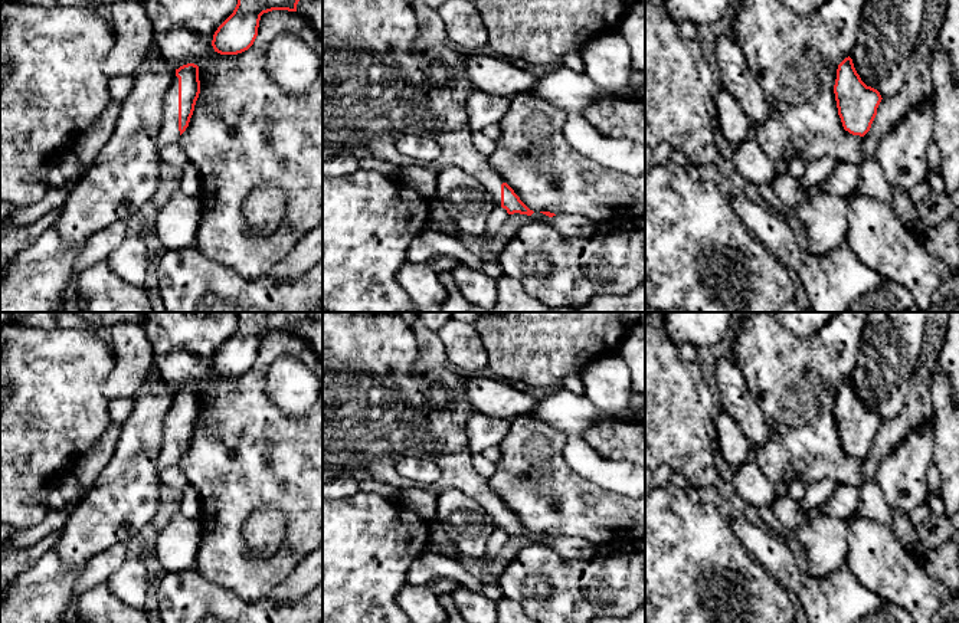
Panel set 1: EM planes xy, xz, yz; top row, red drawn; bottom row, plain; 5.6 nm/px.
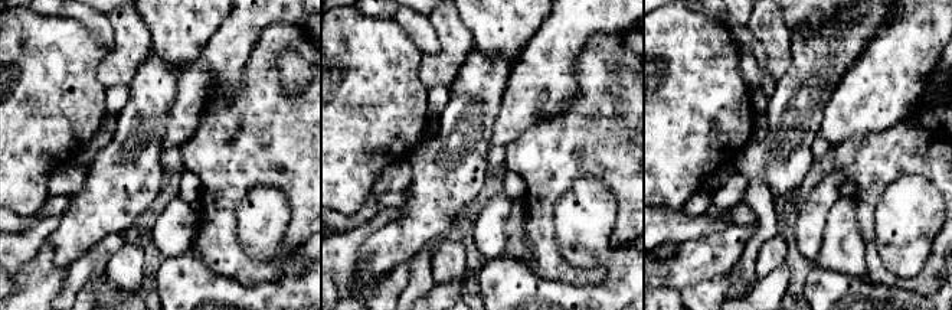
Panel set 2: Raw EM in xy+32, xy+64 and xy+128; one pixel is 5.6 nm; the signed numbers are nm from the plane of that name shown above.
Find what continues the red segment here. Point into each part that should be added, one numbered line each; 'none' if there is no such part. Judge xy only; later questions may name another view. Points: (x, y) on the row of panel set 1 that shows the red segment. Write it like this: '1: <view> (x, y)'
1: xy (169, 133)

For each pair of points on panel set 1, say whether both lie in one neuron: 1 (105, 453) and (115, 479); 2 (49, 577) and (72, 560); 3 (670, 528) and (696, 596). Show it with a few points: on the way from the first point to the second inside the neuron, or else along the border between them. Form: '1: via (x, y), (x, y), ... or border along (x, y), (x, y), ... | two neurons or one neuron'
1: border along (121, 429), (111, 459), (89, 489) | two neurons
2: border along (53, 547), (69, 569), (79, 571) | two neurons
3: via (670, 546), (670, 556), (693, 579) | one neuron

